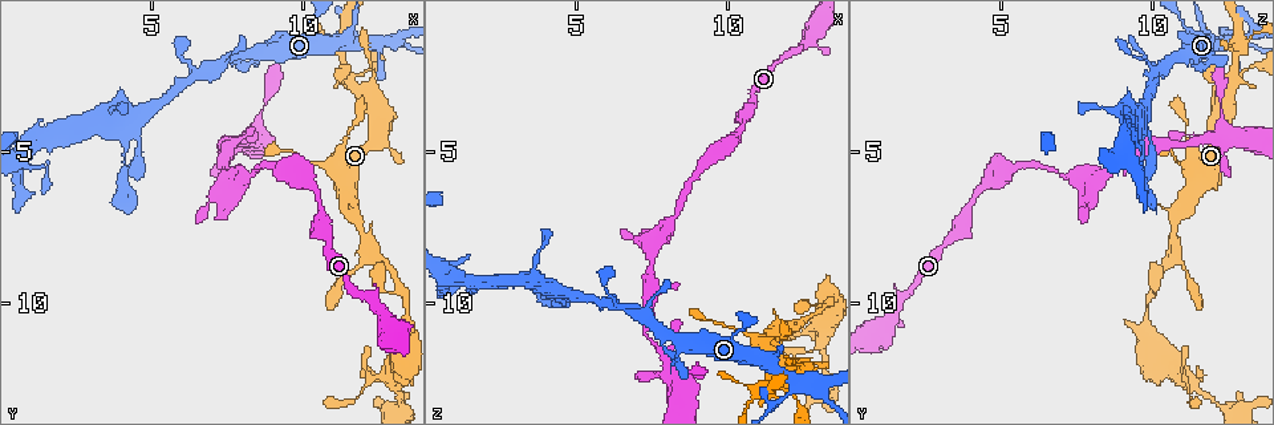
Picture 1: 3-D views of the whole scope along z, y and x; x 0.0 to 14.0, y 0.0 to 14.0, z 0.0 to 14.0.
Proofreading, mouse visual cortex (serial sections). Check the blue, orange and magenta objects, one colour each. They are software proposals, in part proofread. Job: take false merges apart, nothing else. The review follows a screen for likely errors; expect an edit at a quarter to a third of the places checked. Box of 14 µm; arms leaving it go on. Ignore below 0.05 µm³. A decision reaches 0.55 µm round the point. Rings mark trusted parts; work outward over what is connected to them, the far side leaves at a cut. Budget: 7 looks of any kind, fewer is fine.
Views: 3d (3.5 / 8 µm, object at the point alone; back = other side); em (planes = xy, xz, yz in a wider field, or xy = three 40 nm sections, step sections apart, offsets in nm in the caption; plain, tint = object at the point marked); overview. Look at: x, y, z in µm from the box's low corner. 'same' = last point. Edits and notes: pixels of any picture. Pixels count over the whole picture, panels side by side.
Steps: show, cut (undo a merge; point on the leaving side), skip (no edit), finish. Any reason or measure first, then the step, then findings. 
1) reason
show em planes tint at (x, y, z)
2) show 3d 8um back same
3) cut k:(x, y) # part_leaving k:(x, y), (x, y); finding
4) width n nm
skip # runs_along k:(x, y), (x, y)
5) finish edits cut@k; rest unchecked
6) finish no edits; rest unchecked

sharp bend
show 3d 3.5um back at (7.4, 2.3, 10.2)

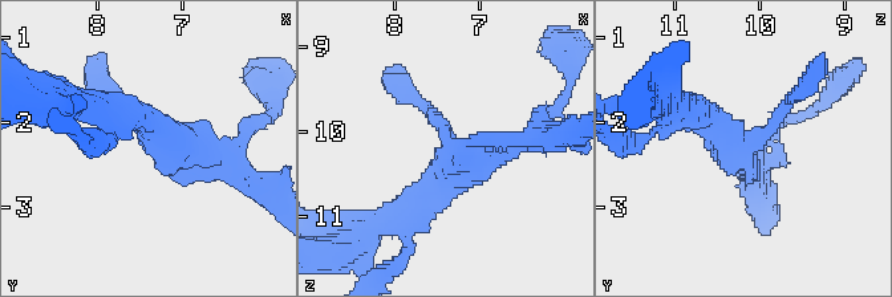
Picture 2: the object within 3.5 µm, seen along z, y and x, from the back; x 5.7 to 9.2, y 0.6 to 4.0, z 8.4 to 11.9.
show em xy step 5 tint at (7.30, 2.20, 10.30)

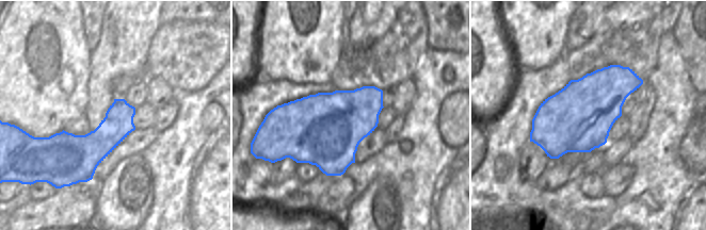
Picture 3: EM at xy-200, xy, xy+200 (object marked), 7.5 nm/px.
another direction
show em xy step 1 tint same

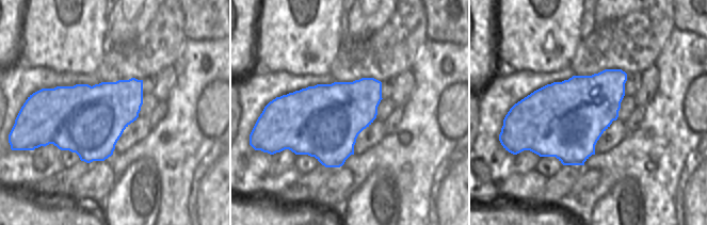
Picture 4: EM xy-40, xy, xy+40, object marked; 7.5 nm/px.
skip # continuous, no second cell

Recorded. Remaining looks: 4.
thick turns thin
show 3d 8um at (7.3, 6.3, 7.9)

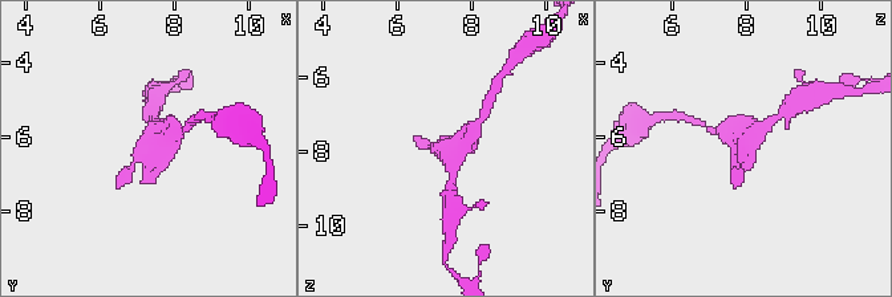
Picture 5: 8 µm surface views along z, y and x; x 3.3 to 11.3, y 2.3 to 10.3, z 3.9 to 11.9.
shape alone is not enough
show em xy step 1 tint at (7.4, 6.3, 8.0)

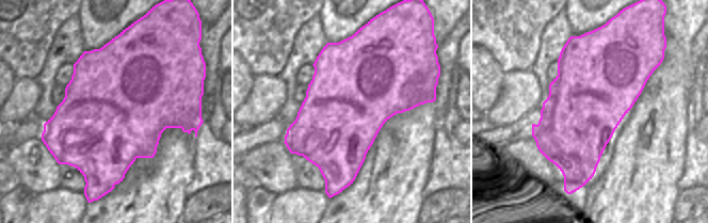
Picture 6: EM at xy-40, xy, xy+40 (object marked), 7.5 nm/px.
skip # runs_along 5:(478, 122), (450, 154), (451, 180); continuous, no second cell

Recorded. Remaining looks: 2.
sudden change in width
show 3d 3.5um at (13.1, 9.5, 10.1)

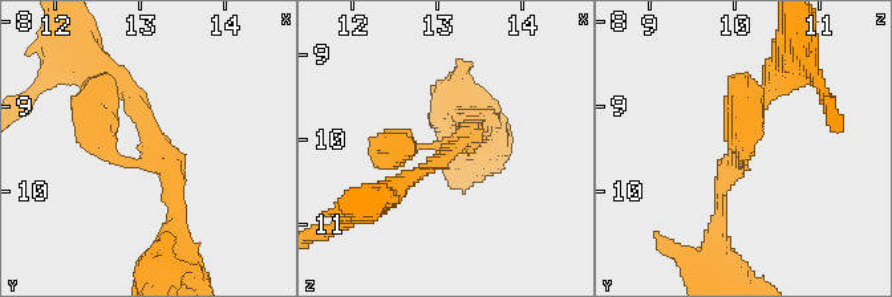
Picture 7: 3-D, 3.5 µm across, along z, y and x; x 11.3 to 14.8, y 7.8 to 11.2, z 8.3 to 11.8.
arms 3; arm_widths 150, 200, 250 nm; now the EM
show em xy step 1 tint at (13.25, 9.60, 10.05)

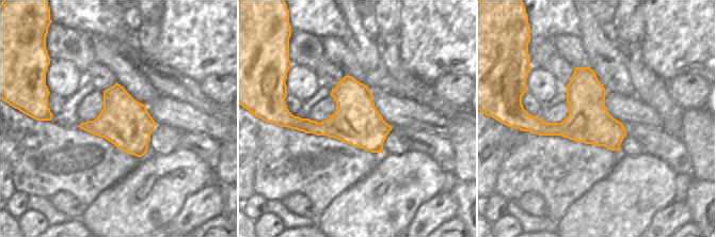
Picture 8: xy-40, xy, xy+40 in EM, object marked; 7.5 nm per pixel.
skip # all the same cell

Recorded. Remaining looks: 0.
finish no edits; rest unchecked

